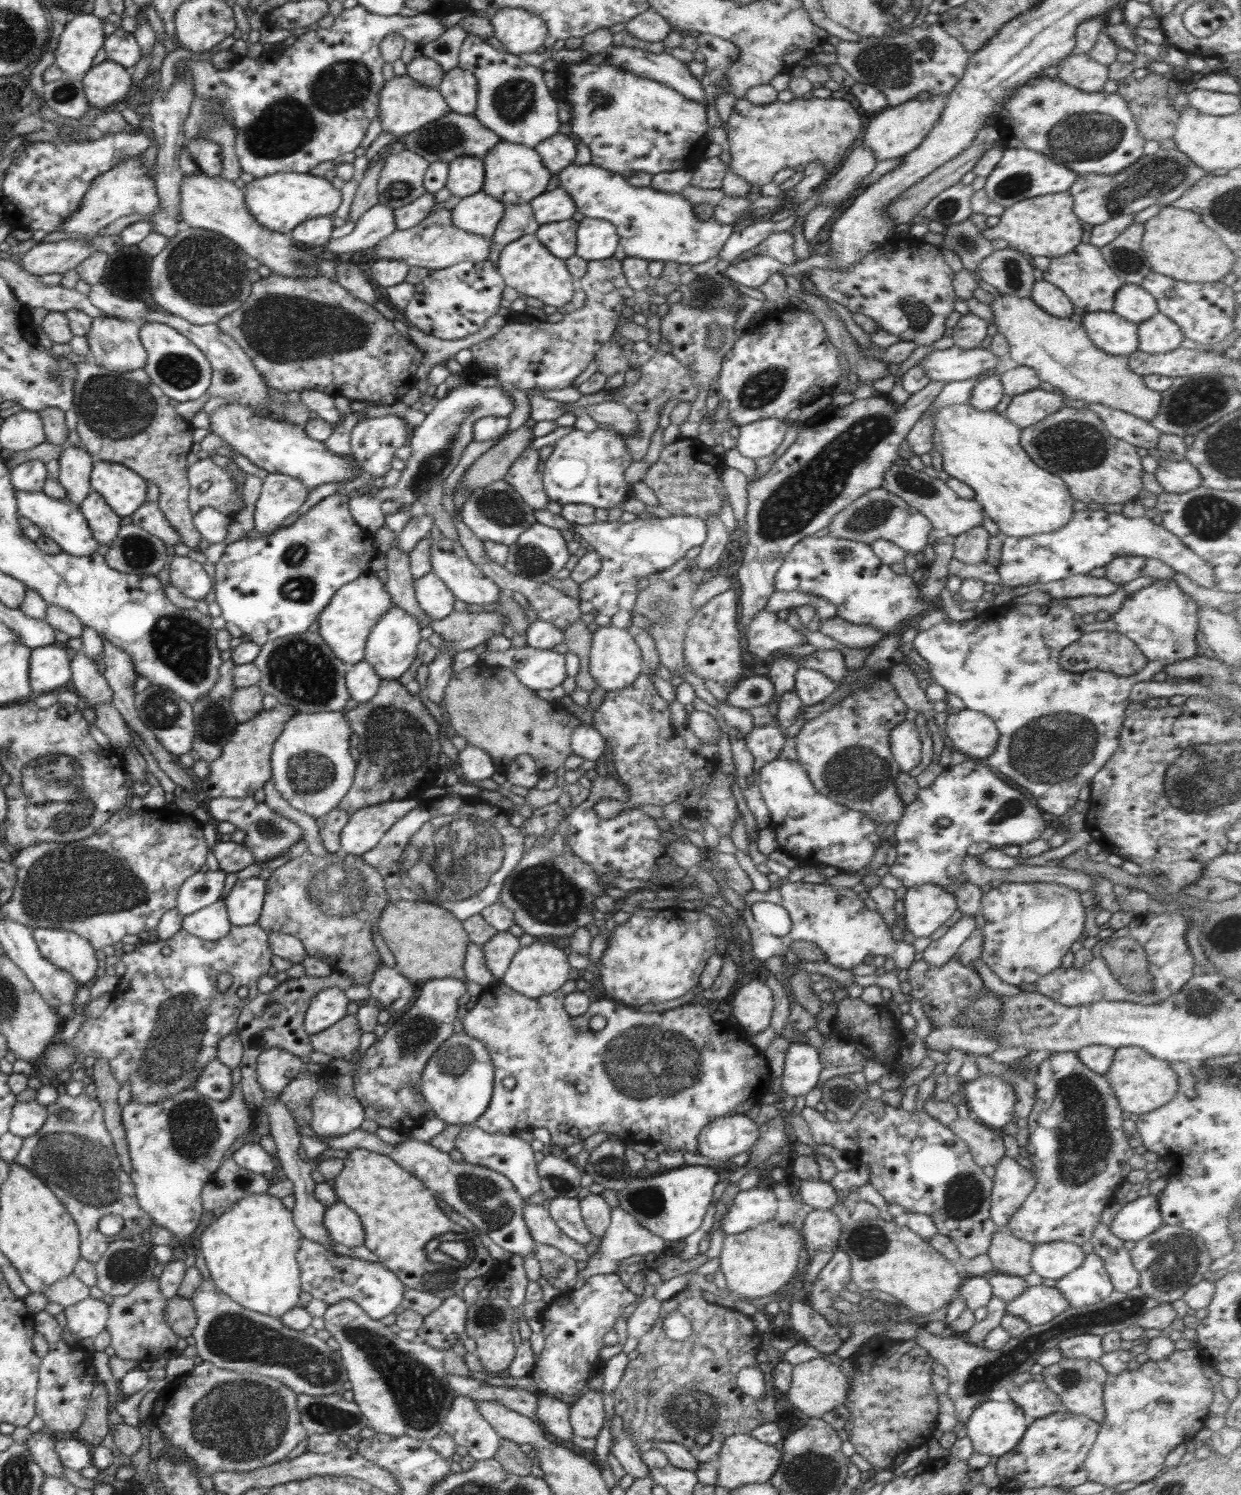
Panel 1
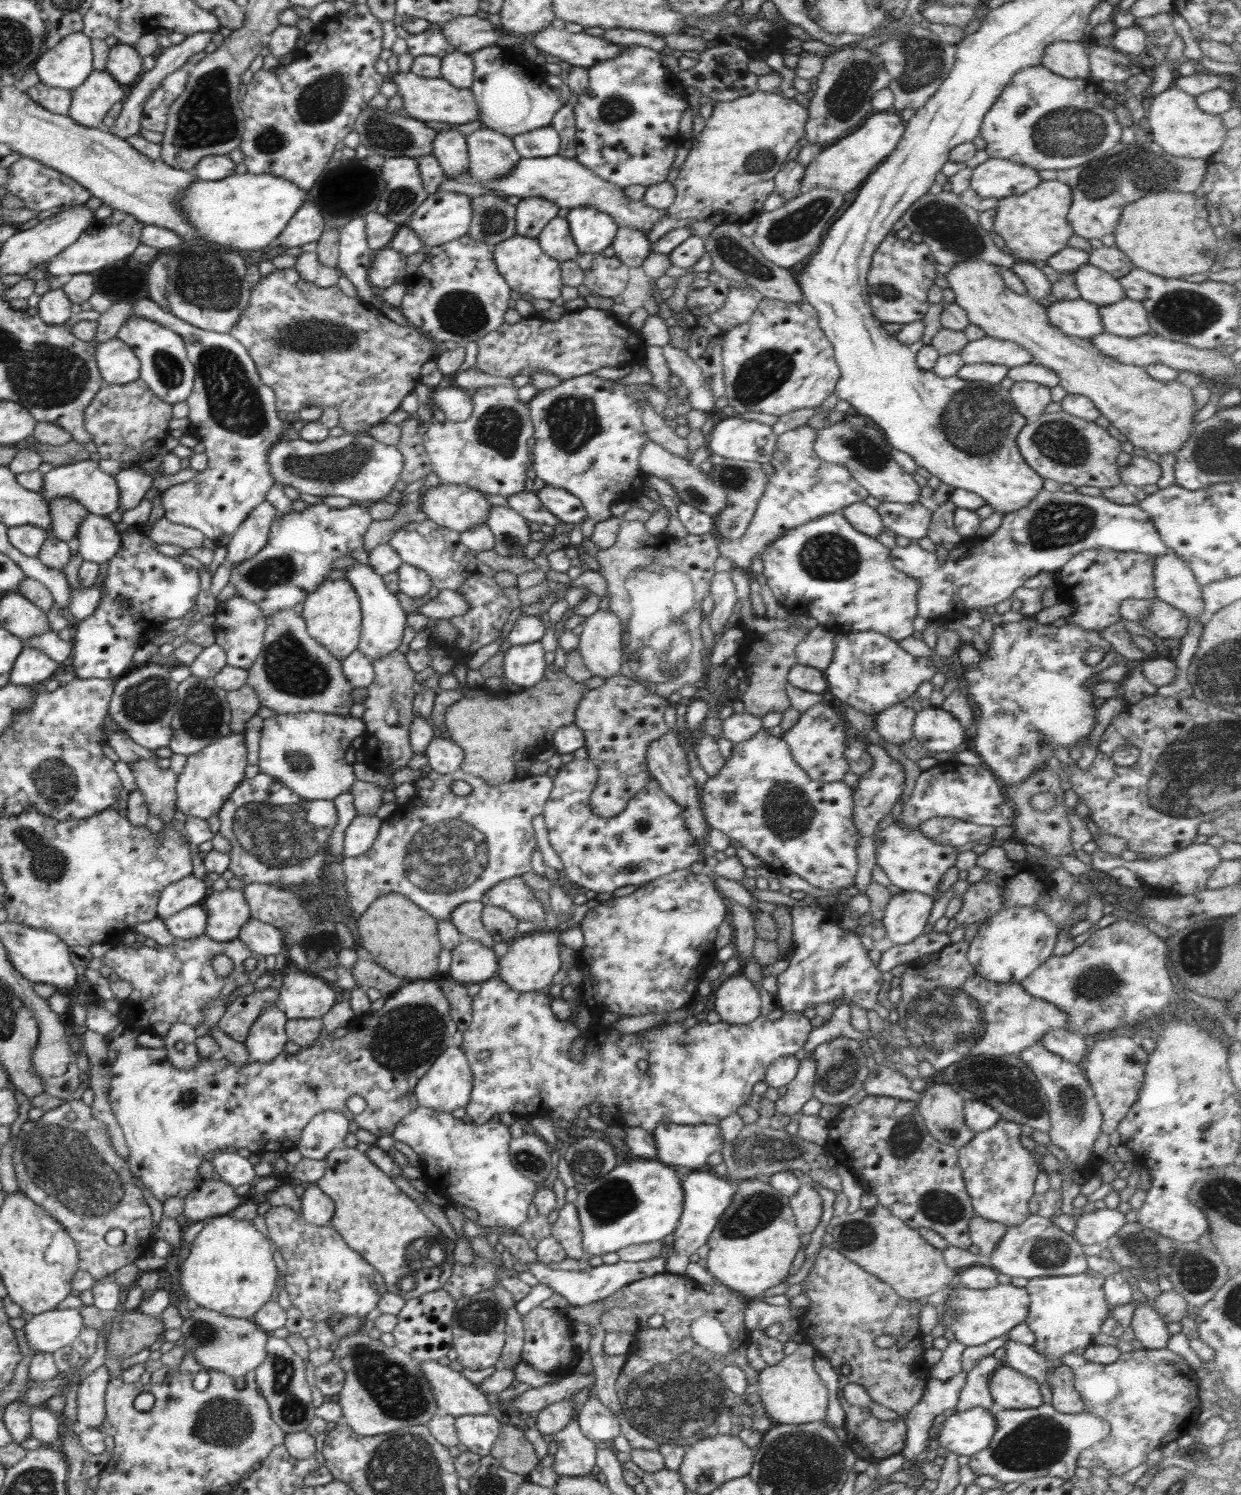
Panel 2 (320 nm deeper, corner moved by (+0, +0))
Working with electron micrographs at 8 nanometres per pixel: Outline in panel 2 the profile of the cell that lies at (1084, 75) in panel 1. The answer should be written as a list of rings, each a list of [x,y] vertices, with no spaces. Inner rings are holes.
[[[1068,40],[1047,44],[1041,65],[1069,79],[1087,79],[1091,72],[1087,44]]]

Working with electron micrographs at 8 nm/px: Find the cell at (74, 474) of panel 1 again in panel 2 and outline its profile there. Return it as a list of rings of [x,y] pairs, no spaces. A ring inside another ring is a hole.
[[[57,496],[49,501],[51,532],[56,538],[68,542],[77,536],[78,527],[88,516],[79,502],[67,496]]]

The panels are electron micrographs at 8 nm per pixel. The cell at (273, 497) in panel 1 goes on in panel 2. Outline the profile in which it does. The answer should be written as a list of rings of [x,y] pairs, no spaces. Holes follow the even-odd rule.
[[[266,499],[254,508],[231,536],[231,541],[226,546],[225,562],[237,564],[258,554],[266,546],[272,521],[278,514],[279,510]]]

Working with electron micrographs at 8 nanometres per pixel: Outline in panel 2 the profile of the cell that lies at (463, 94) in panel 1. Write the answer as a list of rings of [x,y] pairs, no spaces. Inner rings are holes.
[[[455,50],[441,57],[440,77],[456,88],[471,88],[474,69],[475,64],[469,54]]]

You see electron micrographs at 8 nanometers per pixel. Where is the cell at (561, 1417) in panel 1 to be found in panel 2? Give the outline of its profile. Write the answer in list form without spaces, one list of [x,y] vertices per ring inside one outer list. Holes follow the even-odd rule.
[[[572,1419],[553,1434],[558,1449],[550,1467],[559,1476],[587,1476],[596,1471],[596,1441],[590,1440]]]

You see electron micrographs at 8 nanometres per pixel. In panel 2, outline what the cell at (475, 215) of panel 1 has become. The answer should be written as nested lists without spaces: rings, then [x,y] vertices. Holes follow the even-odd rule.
[[[439,189],[434,194],[430,194],[423,204],[414,211],[408,222],[411,228],[427,247],[440,246],[441,244],[456,240],[467,234],[472,222],[472,198],[466,194],[456,192],[444,192]]]

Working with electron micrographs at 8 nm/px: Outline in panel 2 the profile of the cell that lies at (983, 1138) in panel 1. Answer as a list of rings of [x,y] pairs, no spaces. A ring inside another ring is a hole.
[[[938,1084],[927,1087],[916,1106],[926,1129],[936,1141],[960,1149],[976,1136],[966,1127],[964,1102],[951,1087]]]

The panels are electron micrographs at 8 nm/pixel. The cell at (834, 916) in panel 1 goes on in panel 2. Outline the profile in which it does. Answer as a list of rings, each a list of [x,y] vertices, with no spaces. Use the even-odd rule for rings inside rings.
[[[816,902],[807,906],[793,906],[791,911],[794,952],[789,966],[777,975],[777,1004],[783,1012],[804,1012],[815,1008],[818,1003],[834,1002],[838,998],[847,1005],[856,1004],[860,1008],[877,1008],[876,996],[886,975],[878,970],[868,958],[861,938],[852,931],[842,930],[830,916],[826,920],[824,911]],[[824,926],[828,926],[828,938],[824,936]]]

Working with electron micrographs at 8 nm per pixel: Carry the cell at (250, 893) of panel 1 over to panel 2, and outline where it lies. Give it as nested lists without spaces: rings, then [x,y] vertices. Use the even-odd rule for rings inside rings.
[[[242,890],[210,891],[203,903],[207,910],[205,934],[218,942],[236,938],[241,926],[251,918]]]

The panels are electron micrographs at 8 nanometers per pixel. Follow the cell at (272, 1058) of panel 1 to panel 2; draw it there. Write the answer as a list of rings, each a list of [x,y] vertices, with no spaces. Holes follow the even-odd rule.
[[[268,1005],[263,1008],[243,1042],[252,1061],[269,1063],[285,1052],[284,1045],[289,1041],[285,1031],[288,1019],[281,1007]]]

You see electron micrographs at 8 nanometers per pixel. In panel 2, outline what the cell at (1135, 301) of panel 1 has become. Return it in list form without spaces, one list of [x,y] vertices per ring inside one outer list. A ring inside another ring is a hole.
[[[1089,263],[1076,270],[1074,282],[1079,290],[1080,299],[1098,306],[1112,304],[1127,297],[1118,278],[1110,276]]]

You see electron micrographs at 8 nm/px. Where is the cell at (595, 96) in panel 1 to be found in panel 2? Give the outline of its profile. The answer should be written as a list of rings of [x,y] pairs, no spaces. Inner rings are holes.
[[[640,45],[625,46],[617,57],[601,60],[588,67],[589,85],[578,95],[574,105],[576,117],[576,158],[602,180],[622,189],[632,185],[651,185],[665,182],[675,161],[676,150],[684,139],[679,132],[682,111],[690,105],[685,100],[683,85],[662,65],[657,50]]]

